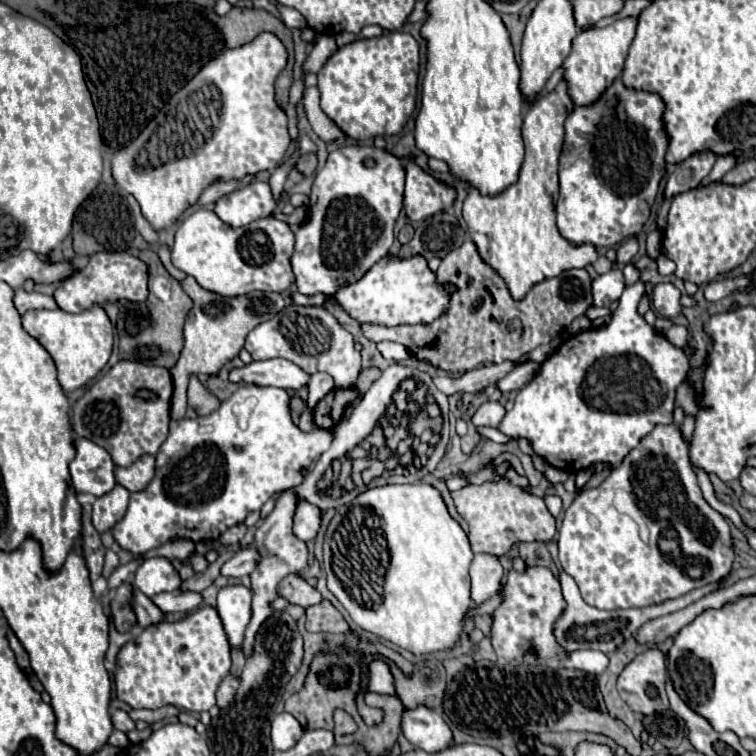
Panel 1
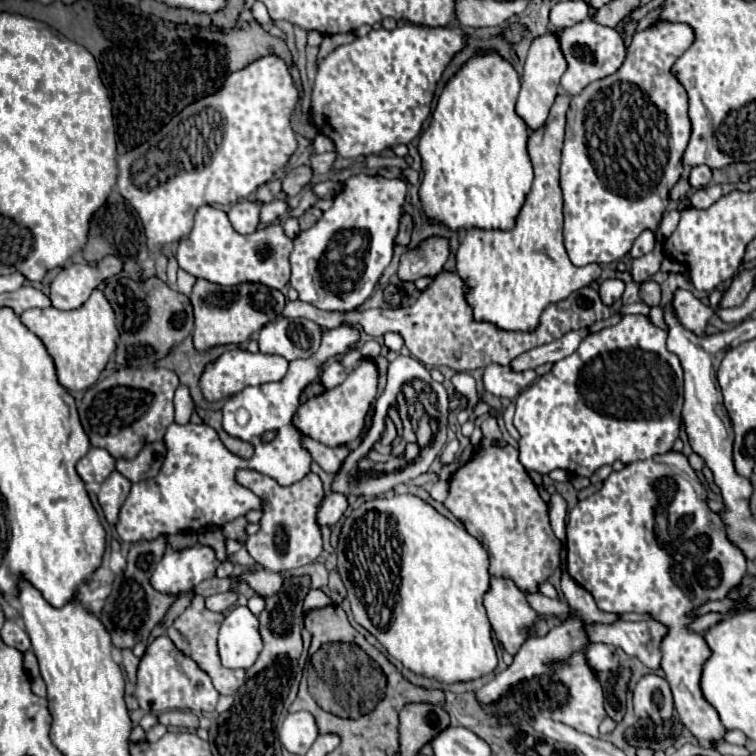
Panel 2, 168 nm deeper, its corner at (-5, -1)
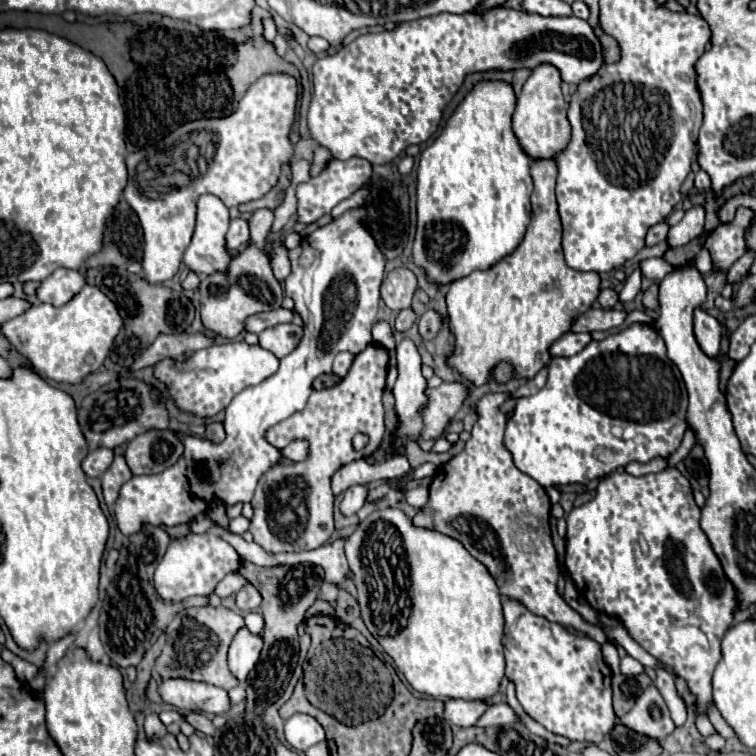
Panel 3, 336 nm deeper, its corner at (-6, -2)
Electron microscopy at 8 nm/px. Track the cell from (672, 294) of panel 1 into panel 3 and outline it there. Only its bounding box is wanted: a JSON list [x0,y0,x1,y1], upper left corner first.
[693,308,723,356]

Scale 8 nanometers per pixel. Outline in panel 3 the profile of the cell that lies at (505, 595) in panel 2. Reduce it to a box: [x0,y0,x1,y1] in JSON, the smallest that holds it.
[503,598,615,742]

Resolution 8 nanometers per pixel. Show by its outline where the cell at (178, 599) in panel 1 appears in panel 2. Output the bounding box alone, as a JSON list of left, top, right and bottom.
[206,591,238,611]

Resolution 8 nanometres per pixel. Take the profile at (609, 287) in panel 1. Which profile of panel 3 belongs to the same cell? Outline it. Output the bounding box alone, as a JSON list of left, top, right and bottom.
[599,288,619,308]

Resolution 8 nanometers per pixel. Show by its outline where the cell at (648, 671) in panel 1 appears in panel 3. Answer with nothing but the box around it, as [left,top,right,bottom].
[621,684,675,740]

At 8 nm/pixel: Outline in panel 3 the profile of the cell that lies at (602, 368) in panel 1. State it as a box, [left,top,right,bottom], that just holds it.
[505,324,687,486]

